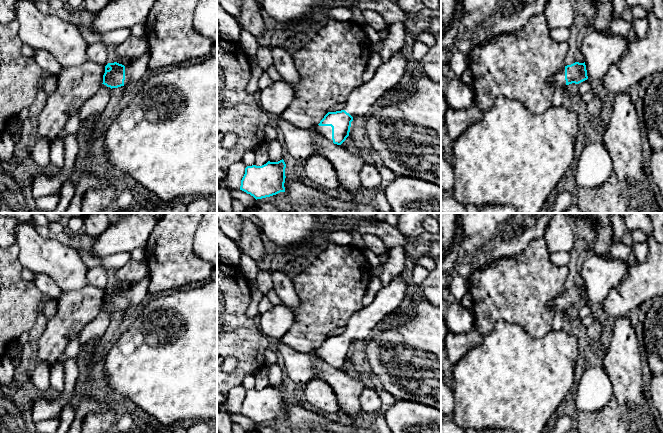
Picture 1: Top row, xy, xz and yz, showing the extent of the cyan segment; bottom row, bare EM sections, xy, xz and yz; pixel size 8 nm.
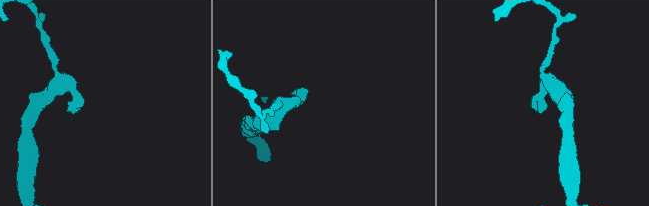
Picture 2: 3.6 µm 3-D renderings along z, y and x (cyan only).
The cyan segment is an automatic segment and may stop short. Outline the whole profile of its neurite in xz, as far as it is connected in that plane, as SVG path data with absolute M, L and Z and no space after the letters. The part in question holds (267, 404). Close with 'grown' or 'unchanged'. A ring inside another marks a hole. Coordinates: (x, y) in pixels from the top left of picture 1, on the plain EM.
M284 384L268 385L262 390L247 390L241 404L240 414L253 420L256 424L285 416Z; unchanged

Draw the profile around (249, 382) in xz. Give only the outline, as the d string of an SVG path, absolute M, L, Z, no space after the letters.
M246 374L242 382L242 386L244 387L244 389L246 391L252 390L255 388L255 385L256 385L256 379L254 377L254 374Z

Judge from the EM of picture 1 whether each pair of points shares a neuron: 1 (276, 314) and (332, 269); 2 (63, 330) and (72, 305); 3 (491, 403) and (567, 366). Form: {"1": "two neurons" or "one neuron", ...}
{"1": "two neurons", "2": "one neuron", "3": "one neuron"}

